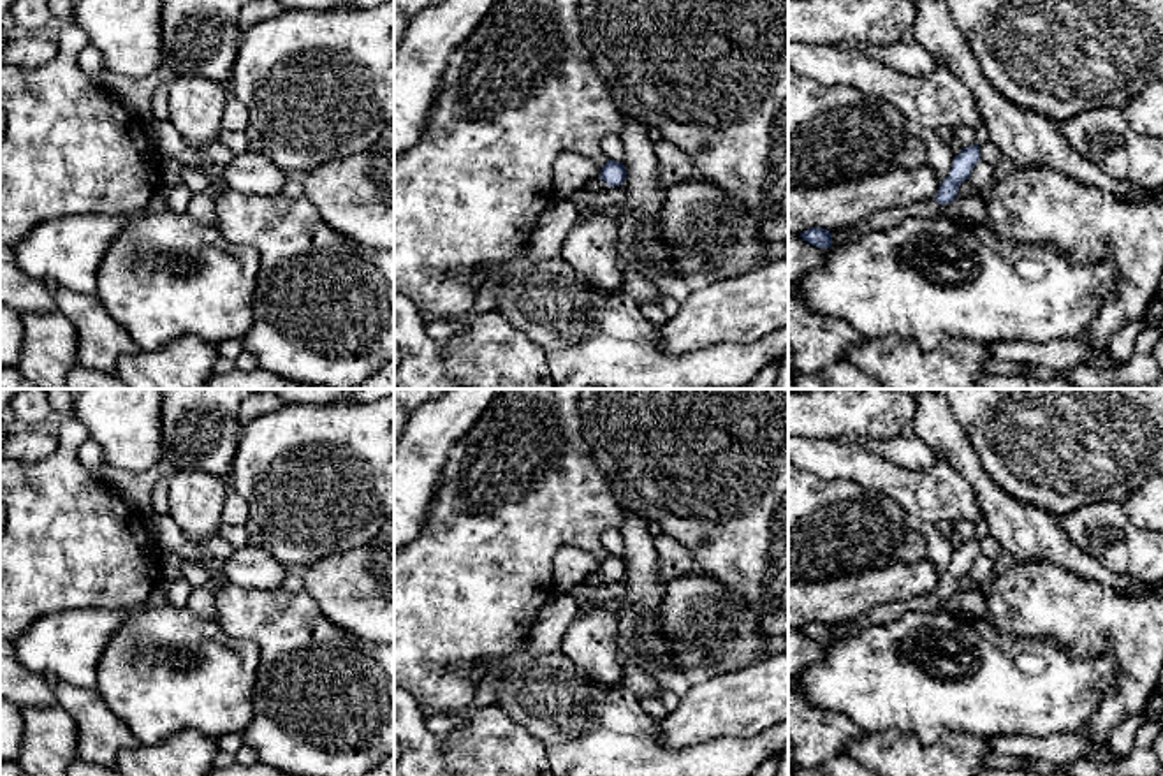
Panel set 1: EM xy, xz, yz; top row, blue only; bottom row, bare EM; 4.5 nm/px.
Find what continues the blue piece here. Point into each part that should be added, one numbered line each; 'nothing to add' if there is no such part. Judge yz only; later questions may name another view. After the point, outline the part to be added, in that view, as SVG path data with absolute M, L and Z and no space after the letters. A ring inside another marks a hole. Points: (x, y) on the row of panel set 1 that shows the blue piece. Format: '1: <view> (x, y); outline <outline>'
nothing to add

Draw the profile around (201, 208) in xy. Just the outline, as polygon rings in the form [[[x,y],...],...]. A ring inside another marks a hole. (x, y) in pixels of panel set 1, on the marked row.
[[[197,192],[192,195],[185,213],[201,225],[215,225],[215,195],[213,192]]]

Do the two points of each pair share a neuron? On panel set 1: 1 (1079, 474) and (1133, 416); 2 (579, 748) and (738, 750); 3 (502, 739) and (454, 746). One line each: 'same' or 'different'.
1: same
2: same
3: same

